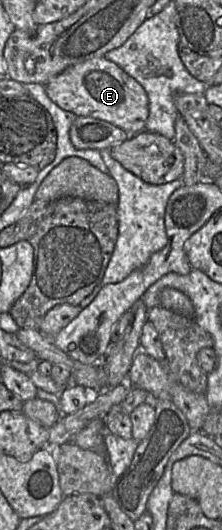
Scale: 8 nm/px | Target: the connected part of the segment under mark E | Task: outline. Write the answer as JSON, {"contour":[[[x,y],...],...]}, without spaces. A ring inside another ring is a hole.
{"contour":[[[104,57],[71,66],[44,87],[48,97],[65,111],[107,121],[129,135],[145,130],[149,115],[149,101],[145,90],[118,65]]]}

